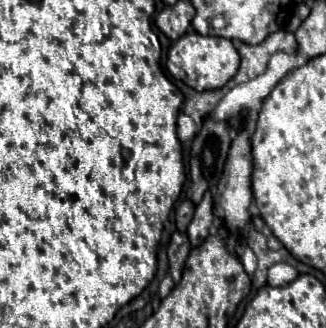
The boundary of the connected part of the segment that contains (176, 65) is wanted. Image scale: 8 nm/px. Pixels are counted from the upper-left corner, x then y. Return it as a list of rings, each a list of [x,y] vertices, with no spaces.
[[[194,30],[186,32],[180,36],[172,48],[168,50],[168,60],[166,60],[168,72],[182,80],[184,84],[192,86],[194,90],[214,90],[222,88],[238,70],[238,52],[234,44],[226,38],[216,38],[216,36],[202,36]]]

